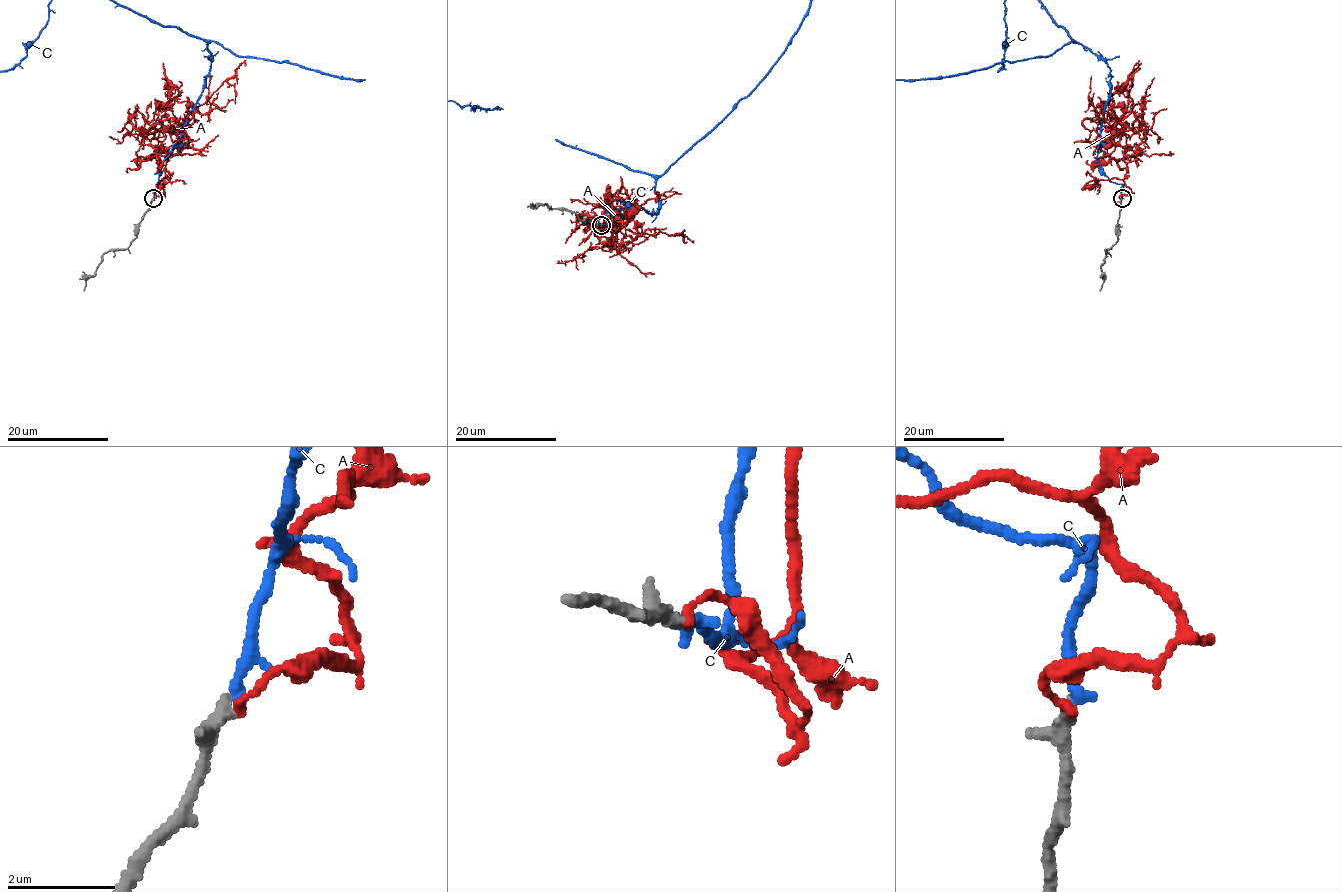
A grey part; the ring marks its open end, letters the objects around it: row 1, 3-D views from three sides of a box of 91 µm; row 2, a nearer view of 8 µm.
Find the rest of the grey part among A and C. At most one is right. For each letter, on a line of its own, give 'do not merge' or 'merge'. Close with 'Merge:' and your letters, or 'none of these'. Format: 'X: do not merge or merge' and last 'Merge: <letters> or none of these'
A: do not merge
C: merge
Merge: C

